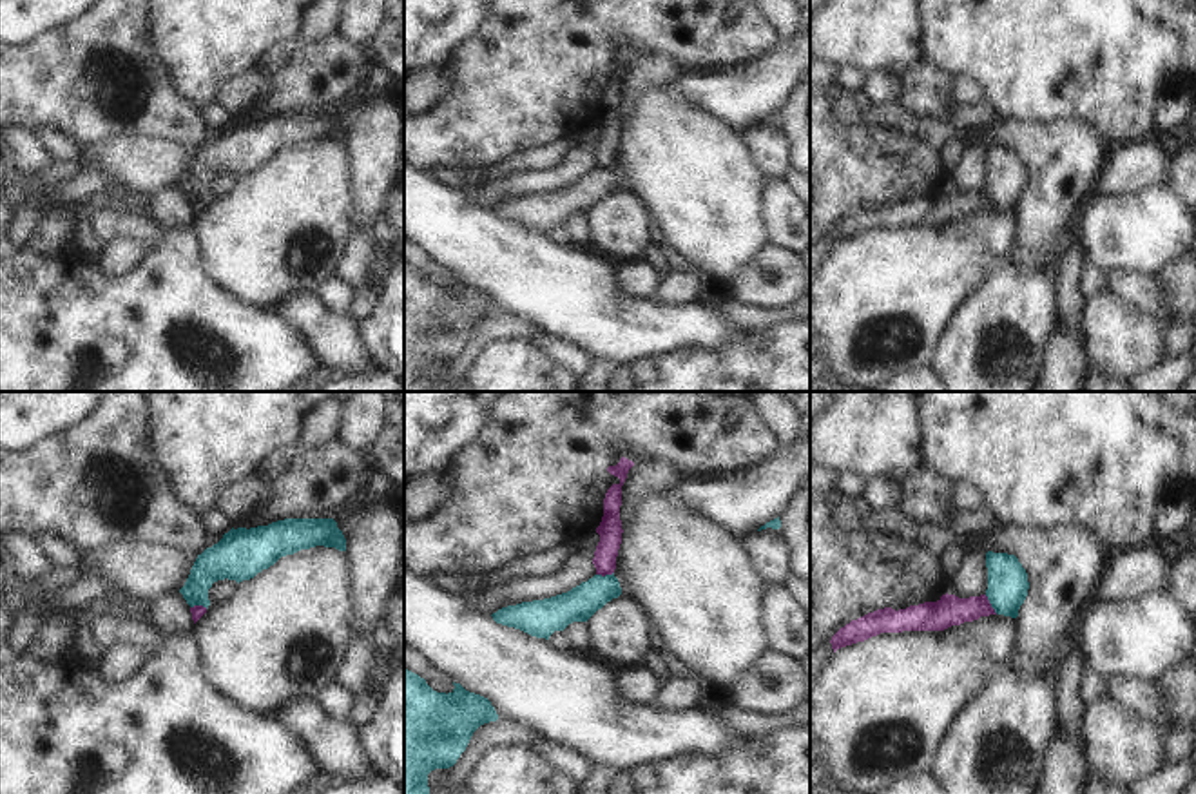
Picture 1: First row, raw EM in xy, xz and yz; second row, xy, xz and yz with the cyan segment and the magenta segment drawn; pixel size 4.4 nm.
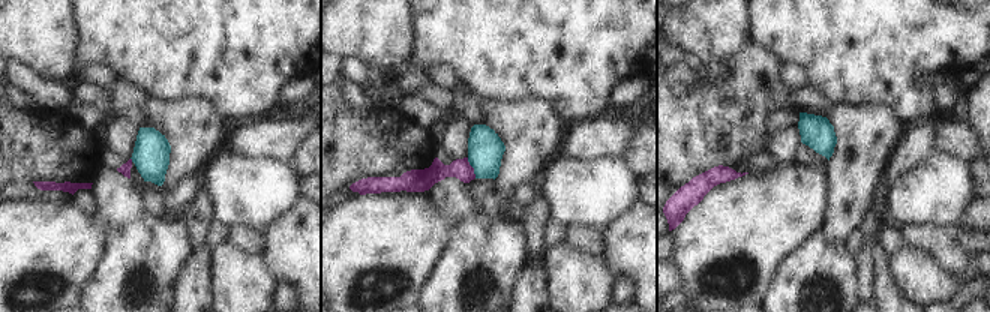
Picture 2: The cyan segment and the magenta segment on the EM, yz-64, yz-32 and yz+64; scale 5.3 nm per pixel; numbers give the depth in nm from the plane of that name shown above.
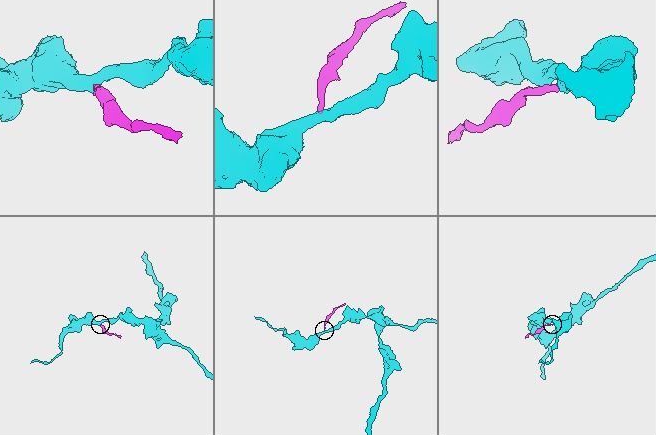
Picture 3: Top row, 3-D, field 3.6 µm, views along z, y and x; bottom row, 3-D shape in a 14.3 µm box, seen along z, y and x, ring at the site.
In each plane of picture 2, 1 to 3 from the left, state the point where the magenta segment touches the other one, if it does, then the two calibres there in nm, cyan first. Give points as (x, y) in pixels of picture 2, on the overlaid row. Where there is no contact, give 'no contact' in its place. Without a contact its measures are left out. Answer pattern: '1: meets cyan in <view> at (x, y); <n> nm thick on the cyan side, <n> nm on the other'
1: meets cyan in yz-64 at (131, 158); 190 nm thick on the cyan side, 60 nm on the other
2: meets cyan in yz-32 at (473, 167); 190 nm thick on the cyan side, 110 nm on the other
3: no contact

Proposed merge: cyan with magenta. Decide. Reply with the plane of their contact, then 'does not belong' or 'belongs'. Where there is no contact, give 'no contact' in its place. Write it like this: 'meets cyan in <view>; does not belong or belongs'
meets cyan in yz; does not belong

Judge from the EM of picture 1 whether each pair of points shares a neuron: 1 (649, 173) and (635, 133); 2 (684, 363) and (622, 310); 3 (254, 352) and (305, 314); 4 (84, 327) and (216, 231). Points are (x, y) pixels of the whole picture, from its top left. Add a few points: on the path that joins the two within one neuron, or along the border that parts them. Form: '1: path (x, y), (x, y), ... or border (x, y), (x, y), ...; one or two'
1: path (649, 164), (649, 147), (644, 142); one
2: border (713, 350), (685, 347), (627, 361); two
3: border (272, 312), (303, 334), (316, 359); two
4: border (192, 223), (203, 258), (203, 272), (214, 283); two

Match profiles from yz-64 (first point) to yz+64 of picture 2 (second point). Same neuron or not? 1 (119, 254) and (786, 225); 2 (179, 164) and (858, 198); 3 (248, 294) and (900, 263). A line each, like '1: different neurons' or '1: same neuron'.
1: different neurons
2: same neuron
3: same neuron

